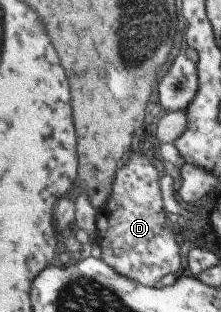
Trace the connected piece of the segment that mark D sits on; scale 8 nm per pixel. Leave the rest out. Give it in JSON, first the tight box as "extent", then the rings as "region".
{"extent":[96,150,180,286],"region":[[[142,150],[132,152],[117,173],[116,186],[106,208],[98,214],[96,241],[103,250],[102,257],[125,276],[146,286],[153,286],[166,273],[180,269],[180,245],[176,231],[164,211],[164,201],[158,185],[154,161]]]}

